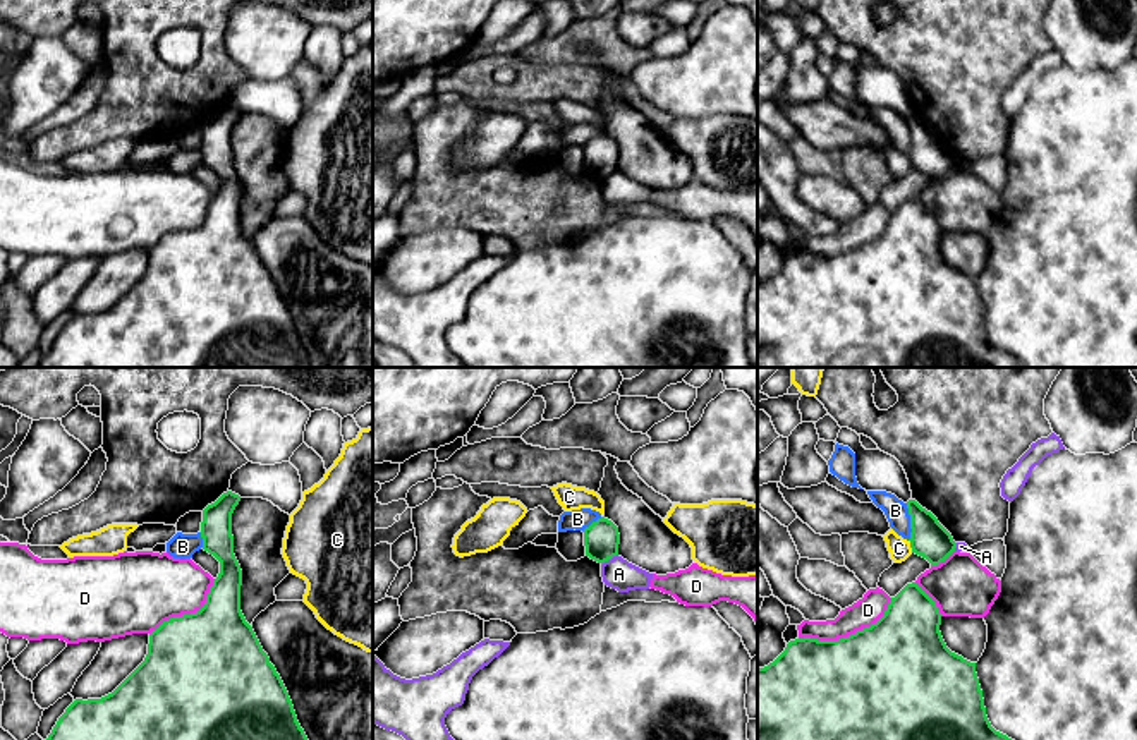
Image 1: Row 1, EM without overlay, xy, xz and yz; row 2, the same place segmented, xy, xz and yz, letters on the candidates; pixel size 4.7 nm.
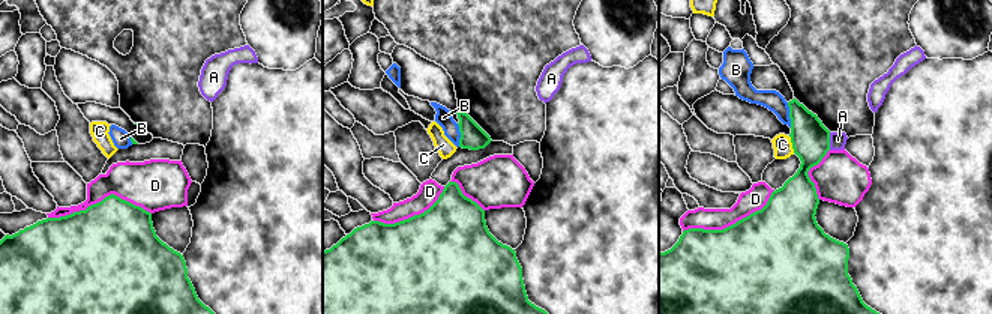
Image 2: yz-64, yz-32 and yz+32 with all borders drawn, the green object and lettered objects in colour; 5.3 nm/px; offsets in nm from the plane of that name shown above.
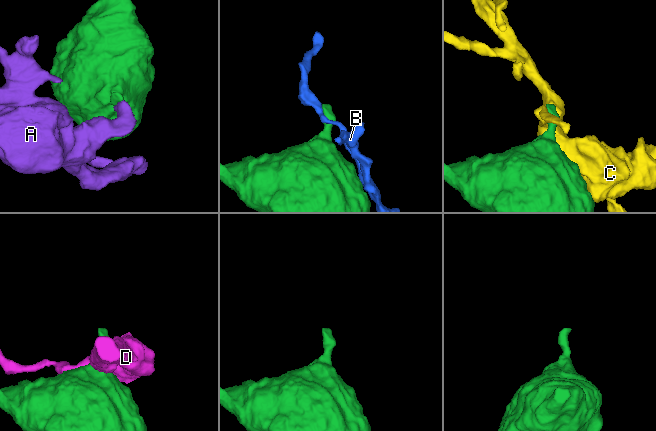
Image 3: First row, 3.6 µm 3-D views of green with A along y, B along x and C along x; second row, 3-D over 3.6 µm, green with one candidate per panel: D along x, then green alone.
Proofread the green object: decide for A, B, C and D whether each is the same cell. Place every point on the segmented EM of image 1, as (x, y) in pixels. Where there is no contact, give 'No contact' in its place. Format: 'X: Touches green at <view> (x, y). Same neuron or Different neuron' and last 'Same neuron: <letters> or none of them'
A: Touches green at xz (608, 558). Different neuron
B: Touches green at yz (911, 522). Different neuron
C: Touches green at yz (911, 546). Different neuron
D: Touches green at yz (849, 636). Different neuron
Same neuron: none of them

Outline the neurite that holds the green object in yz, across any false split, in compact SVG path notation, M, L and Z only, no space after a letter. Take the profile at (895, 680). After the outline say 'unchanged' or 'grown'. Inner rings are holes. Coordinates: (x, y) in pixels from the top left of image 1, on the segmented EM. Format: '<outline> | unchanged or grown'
M912 582L891 597L885 615L871 627L838 640L818 640L811 637L790 640L773 663L757 668L757 740L1012 740L996 731L986 716L976 663L964 659L946 647L939 625L941 613L936 603Z | unchanged

